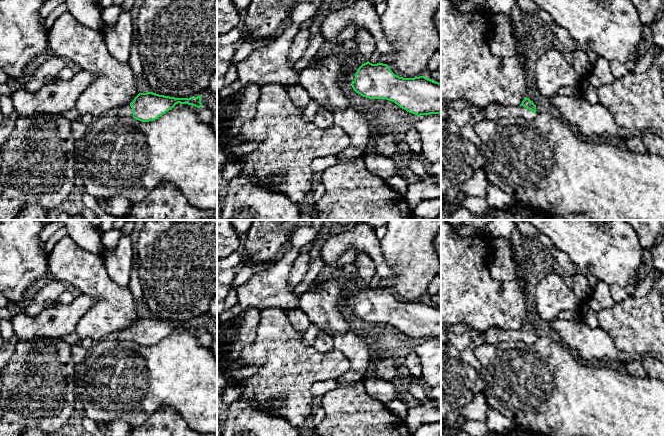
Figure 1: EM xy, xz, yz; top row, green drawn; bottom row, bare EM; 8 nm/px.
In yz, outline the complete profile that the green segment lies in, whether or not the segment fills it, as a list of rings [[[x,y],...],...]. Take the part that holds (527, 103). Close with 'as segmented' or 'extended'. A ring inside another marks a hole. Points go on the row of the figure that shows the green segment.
[[[525,98],[519,106],[502,106],[491,104],[483,109],[485,119],[499,122],[504,118],[523,118],[531,121],[536,114],[536,105],[529,98]]]; extended

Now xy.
[[[153,92],[139,93],[130,104],[119,108],[117,116],[134,118],[142,122],[154,121],[178,103],[200,108],[202,106],[201,95],[190,98],[175,98]]]; extended

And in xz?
[[[345,40],[345,56],[342,60],[344,69],[348,72],[345,79],[353,90],[369,99],[386,99],[397,104],[400,108],[417,116],[441,113],[441,83],[419,76],[403,78],[395,75],[387,64],[372,64],[369,61],[360,67],[356,64],[359,53],[358,46],[352,40]]]; extended

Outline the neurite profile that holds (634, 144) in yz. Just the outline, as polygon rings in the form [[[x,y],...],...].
[[[632,136],[625,140],[625,143],[626,148],[633,153],[637,153],[639,155],[645,155],[648,153],[642,142],[641,136]]]

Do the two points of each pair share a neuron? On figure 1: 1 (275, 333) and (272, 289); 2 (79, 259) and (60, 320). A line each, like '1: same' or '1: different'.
1: different
2: different

